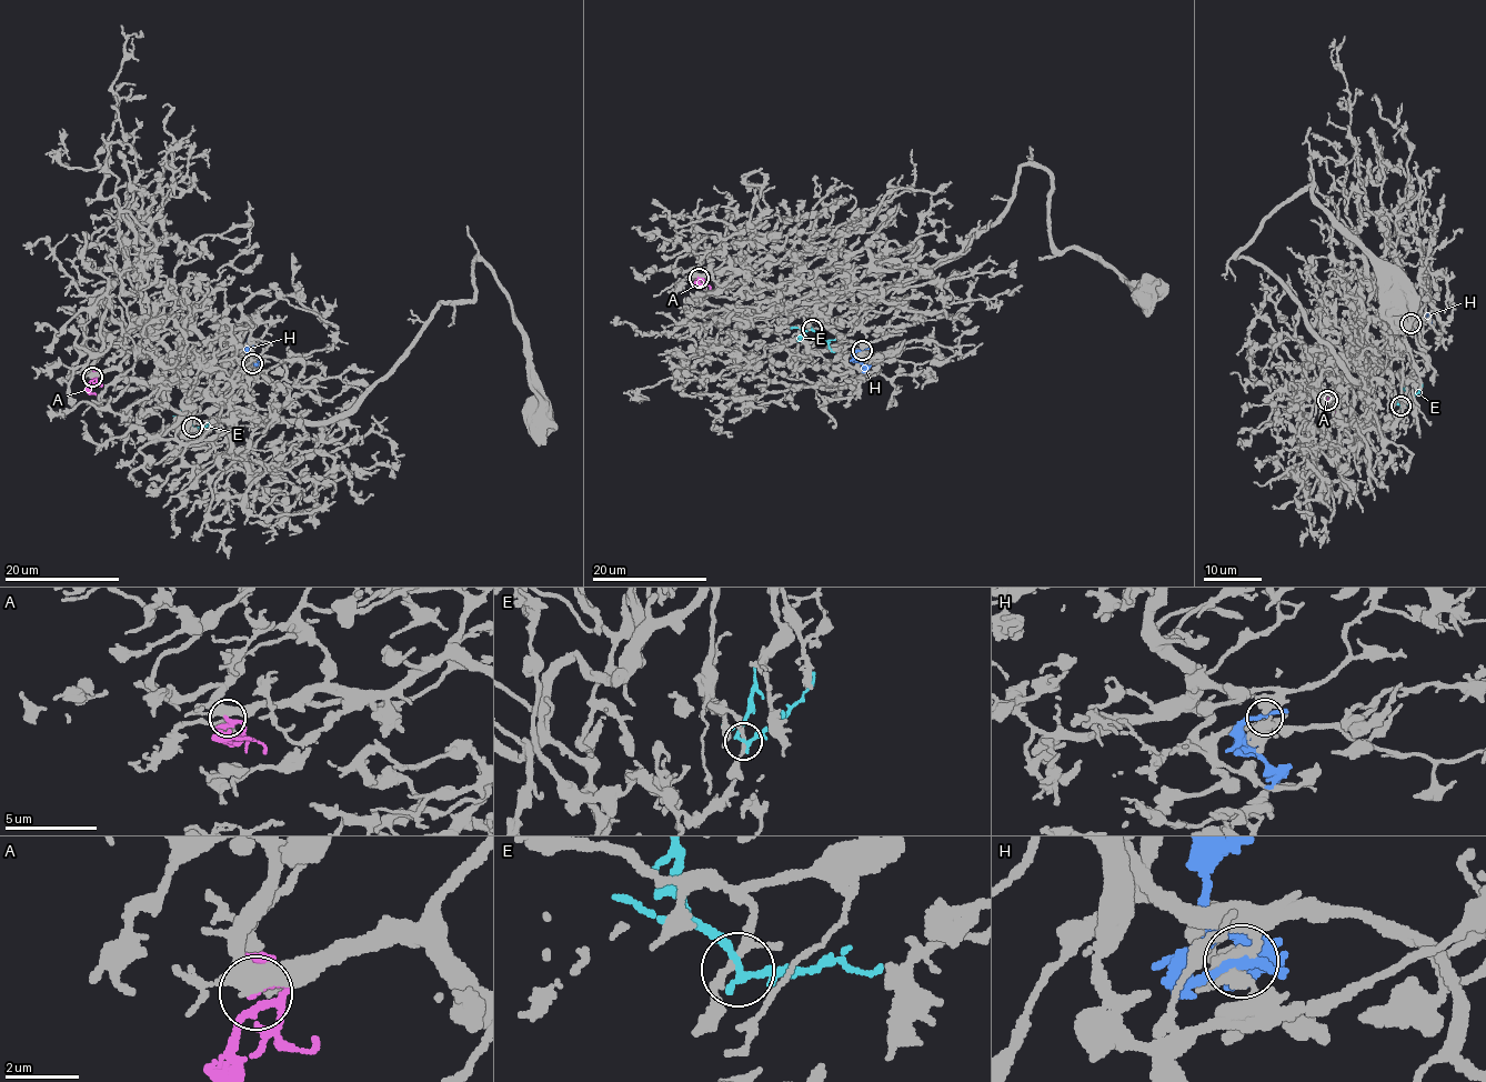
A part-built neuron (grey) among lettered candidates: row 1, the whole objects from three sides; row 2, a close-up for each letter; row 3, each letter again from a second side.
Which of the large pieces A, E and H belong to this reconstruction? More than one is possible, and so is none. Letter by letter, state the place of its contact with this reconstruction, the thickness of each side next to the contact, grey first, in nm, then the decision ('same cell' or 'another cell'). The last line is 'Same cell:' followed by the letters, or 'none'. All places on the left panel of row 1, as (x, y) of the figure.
A: meets grey at (92, 377); 360 nm thick on the grey side, 190 nm on the other; same cell
E: meets grey at (192, 427); 180 nm thick on the grey side, 200 nm on the other; another cell
H: meets grey at (252, 363); 340 nm thick on the grey side, 200 nm on the other; another cell
Same cell: A

